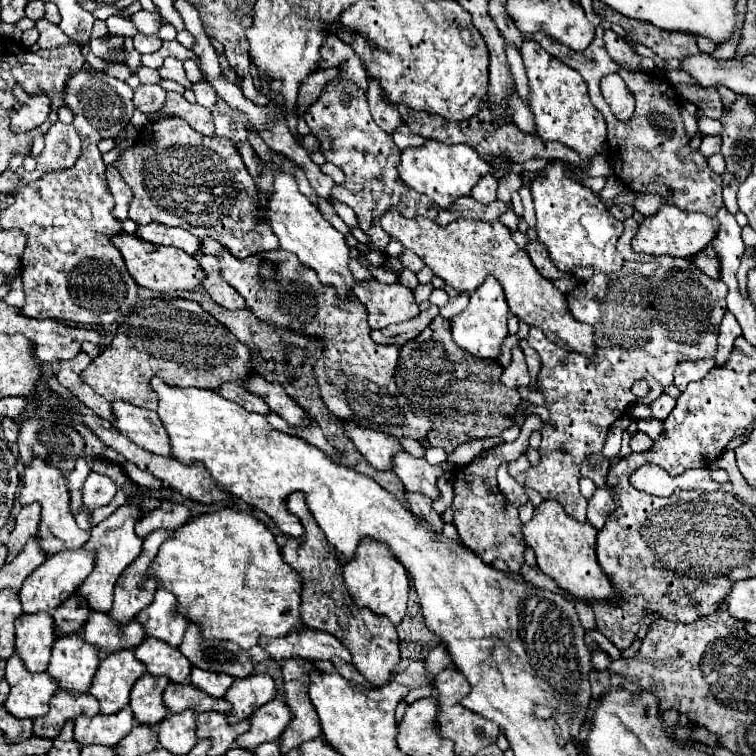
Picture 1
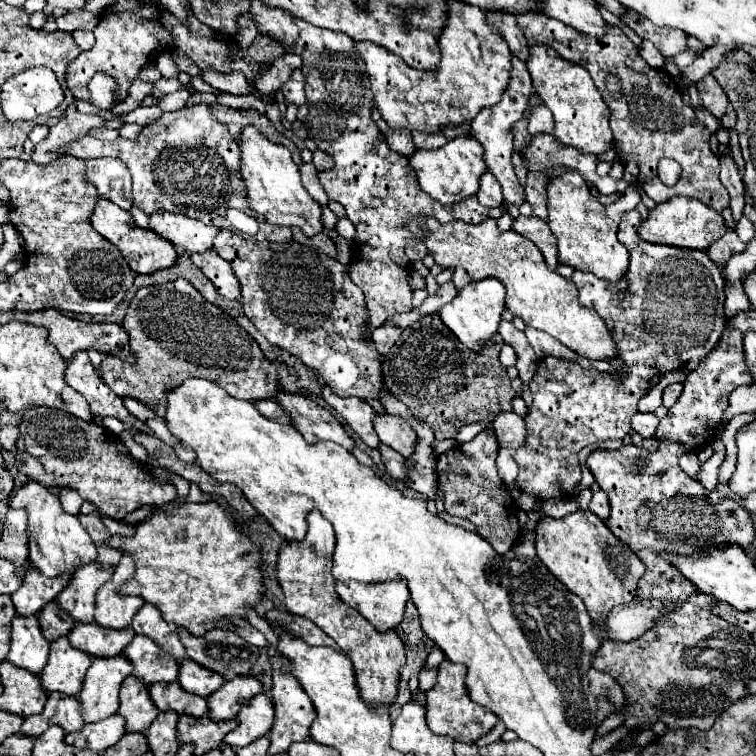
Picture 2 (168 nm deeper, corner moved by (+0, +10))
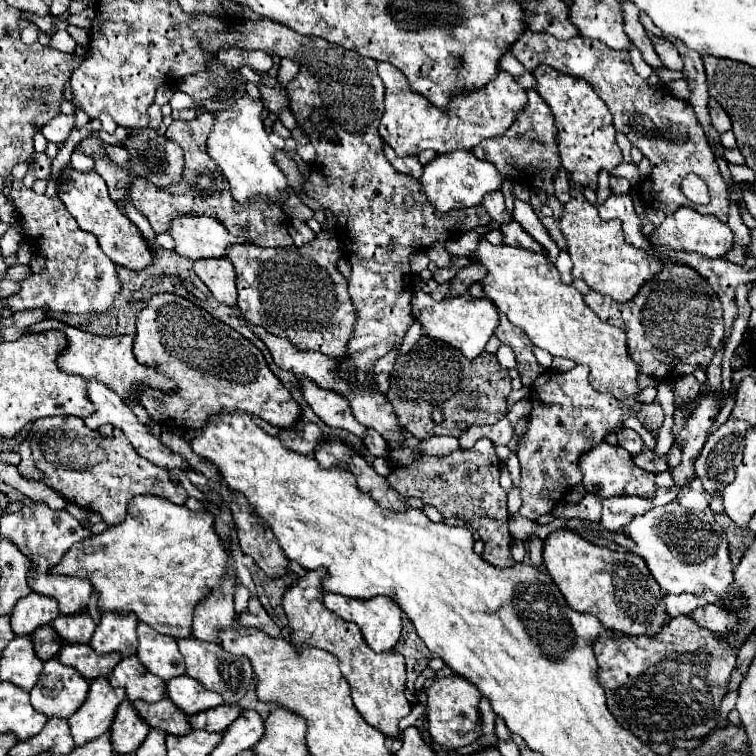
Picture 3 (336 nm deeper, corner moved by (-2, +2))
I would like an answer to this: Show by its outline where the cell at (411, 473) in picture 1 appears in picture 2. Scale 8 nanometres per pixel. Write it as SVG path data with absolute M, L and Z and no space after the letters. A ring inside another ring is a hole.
M378 414L374 420L374 430L382 444L400 452L404 458L412 458L416 432L412 432L412 428L402 418L390 414Z

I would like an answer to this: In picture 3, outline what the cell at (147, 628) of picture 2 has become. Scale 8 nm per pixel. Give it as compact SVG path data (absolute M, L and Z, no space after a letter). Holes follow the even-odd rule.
M138 624L138 662L164 682L184 674L182 654L172 636L162 636L146 624Z

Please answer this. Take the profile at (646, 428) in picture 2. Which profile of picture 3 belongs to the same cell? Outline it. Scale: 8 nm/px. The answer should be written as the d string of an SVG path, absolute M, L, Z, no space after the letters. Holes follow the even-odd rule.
M624 428L622 432L618 432L618 446L620 446L620 448L624 448L628 454L636 456L636 454L640 454L640 450L642 450L644 442L642 442L642 438L640 438L634 430Z

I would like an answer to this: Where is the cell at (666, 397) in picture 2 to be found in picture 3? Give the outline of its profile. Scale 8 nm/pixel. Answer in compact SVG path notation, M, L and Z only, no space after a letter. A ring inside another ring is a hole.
M690 374L690 376L682 376L680 380L676 380L676 396L680 400L686 400L686 398L694 398L700 390L700 382Z

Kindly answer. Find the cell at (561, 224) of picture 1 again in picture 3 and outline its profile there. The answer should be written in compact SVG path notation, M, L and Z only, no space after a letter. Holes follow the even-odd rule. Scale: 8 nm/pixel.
M572 190L572 200L564 206L560 228L568 242L568 254L574 262L572 276L584 280L594 292L612 296L616 302L628 302L638 294L640 286L652 280L664 262L654 258L650 252L628 246L622 232L622 222L602 222L594 204L590 204L580 190Z

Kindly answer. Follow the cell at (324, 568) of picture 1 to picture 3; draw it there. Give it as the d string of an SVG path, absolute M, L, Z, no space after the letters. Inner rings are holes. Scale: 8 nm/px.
M322 568L314 572L306 572L286 594L284 594L284 612L288 616L292 636L290 642L296 648L320 648L338 658L342 676L348 680L352 688L352 700L356 710L362 714L362 718L378 728L382 734L390 738L398 738L398 722L410 714L412 706L406 700L406 668L404 658L396 652L384 652L376 654L370 650L370 646L364 642L362 632L356 624L350 624L342 618L338 618L334 612L326 610L322 604Z

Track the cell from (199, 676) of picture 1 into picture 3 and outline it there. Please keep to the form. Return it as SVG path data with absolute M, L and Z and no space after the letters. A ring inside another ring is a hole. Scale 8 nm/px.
M178 676L178 678L170 680L166 686L168 686L166 688L168 700L172 700L174 706L180 708L188 716L224 704L220 694L202 688L196 680L192 680L188 676Z

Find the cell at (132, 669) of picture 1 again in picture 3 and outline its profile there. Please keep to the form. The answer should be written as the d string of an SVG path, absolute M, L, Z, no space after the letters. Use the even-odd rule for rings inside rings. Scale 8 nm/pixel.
M108 678L92 680L88 698L68 720L74 738L74 748L84 746L86 742L106 734L124 698L126 694L122 692L122 688L112 688Z

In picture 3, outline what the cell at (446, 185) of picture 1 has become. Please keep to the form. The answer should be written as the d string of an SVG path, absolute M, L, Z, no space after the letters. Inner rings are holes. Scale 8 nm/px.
M456 150L454 154L436 156L430 164L424 166L422 186L424 186L424 192L426 192L428 200L440 212L450 212L450 210L460 210L460 208L482 204L484 194L500 190L502 176L500 176L500 172L496 170L494 164L478 160L468 150Z

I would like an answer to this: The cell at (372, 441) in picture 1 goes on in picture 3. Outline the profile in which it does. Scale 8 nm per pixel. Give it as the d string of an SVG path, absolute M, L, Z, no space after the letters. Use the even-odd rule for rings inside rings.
M298 378L298 386L300 386L304 400L322 418L322 422L326 426L348 430L358 438L364 436L366 428L354 418L354 414L352 414L344 396L338 396L332 390L318 388L314 382L310 382L310 378Z

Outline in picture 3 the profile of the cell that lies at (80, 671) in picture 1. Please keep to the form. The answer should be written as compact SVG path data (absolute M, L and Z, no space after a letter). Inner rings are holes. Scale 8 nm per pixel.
M50 658L44 664L44 670L42 670L36 686L30 690L30 704L34 706L34 710L42 712L48 718L52 718L52 716L70 718L82 706L82 702L86 700L88 686L90 686L90 682L86 678L82 678L76 670L60 664L58 658Z

